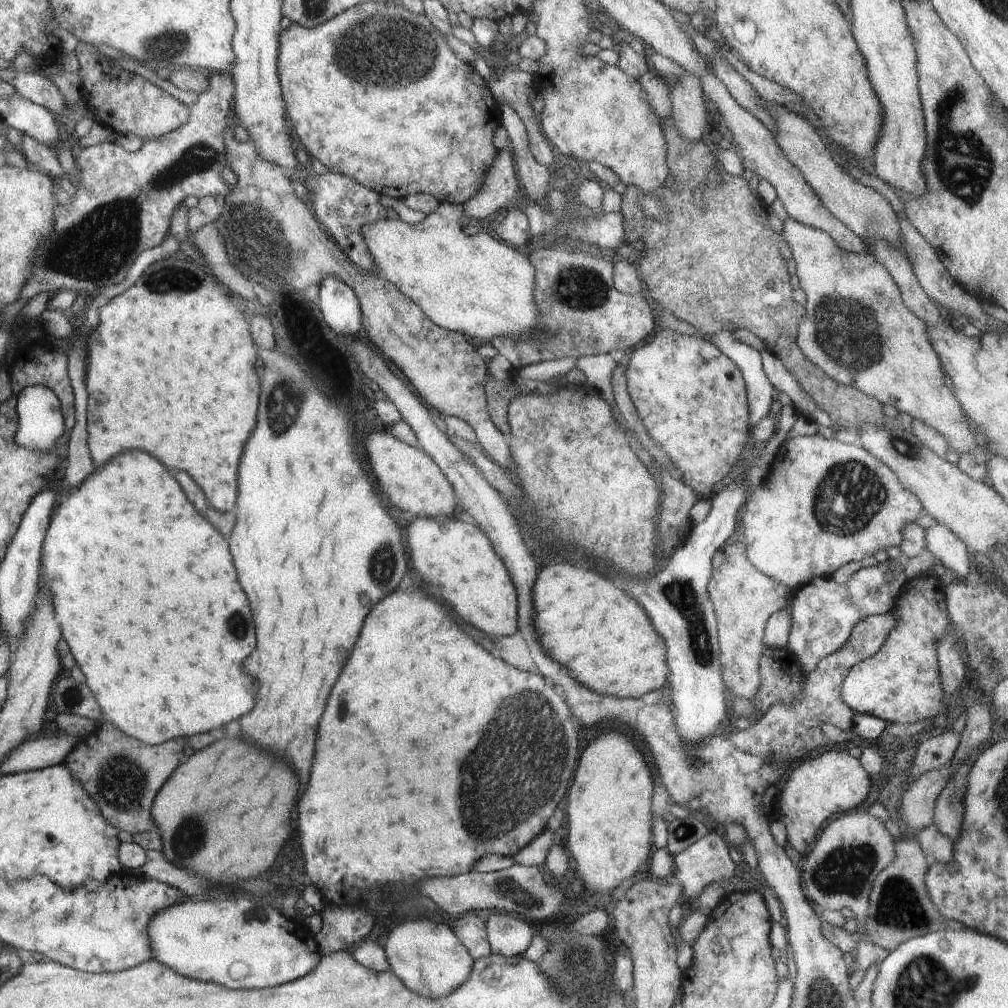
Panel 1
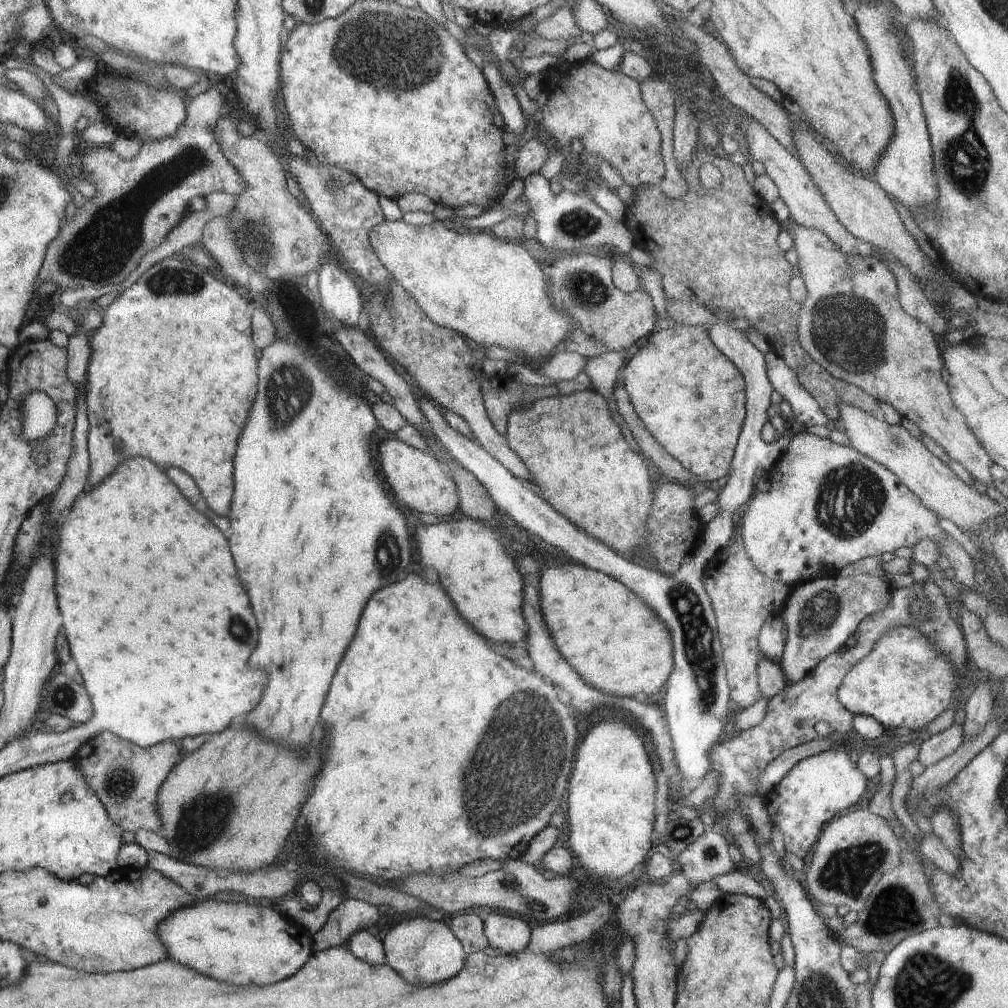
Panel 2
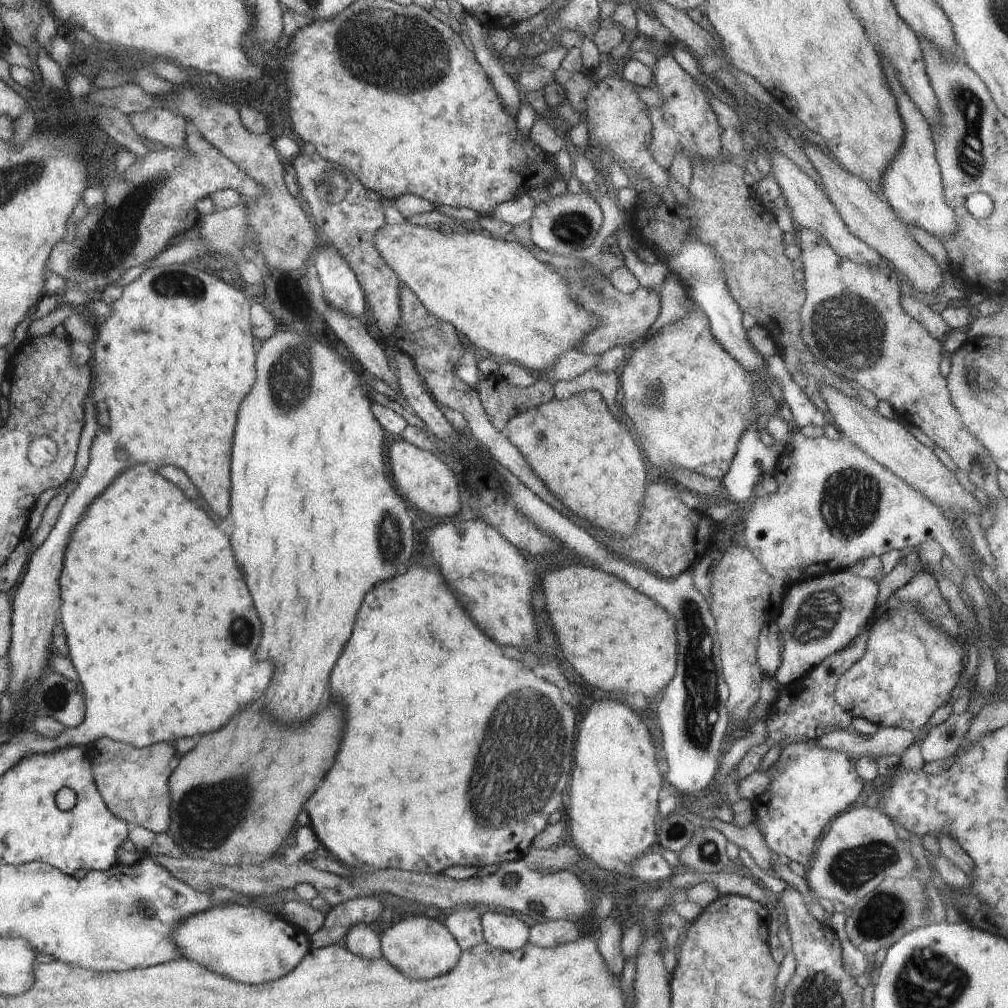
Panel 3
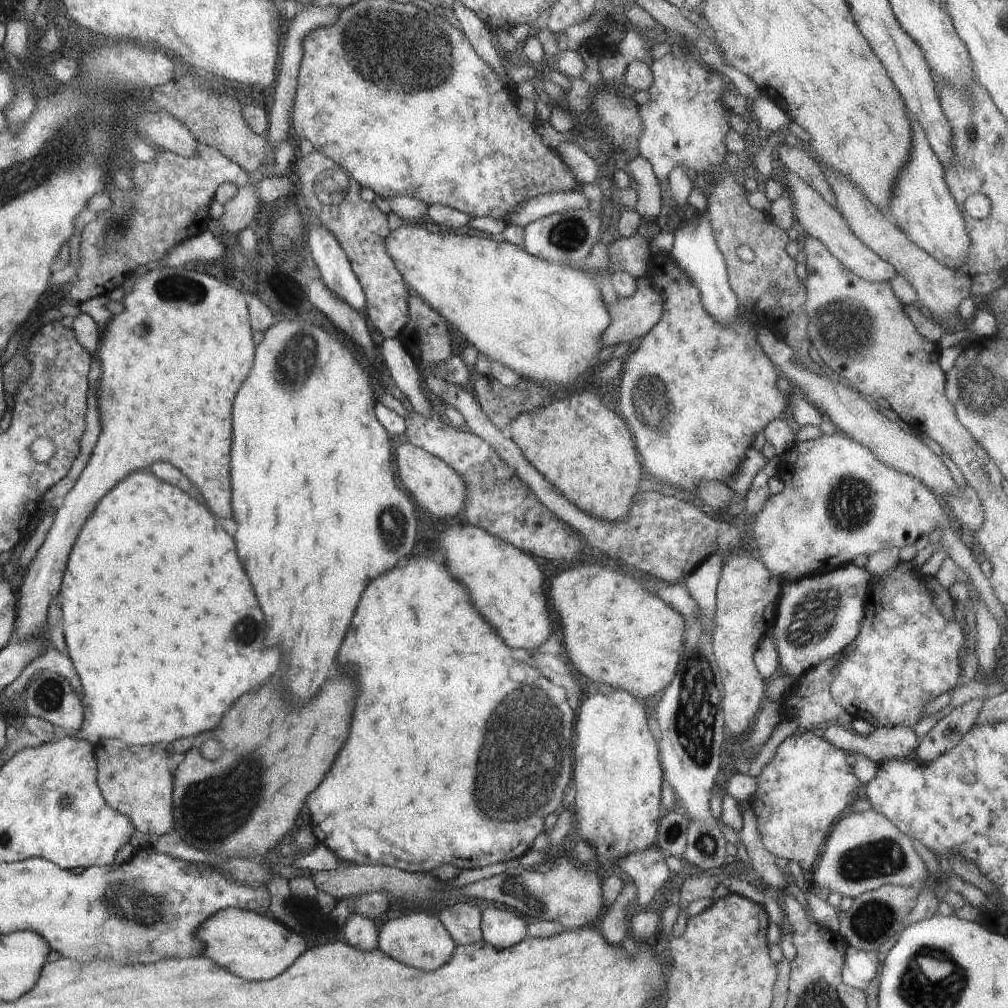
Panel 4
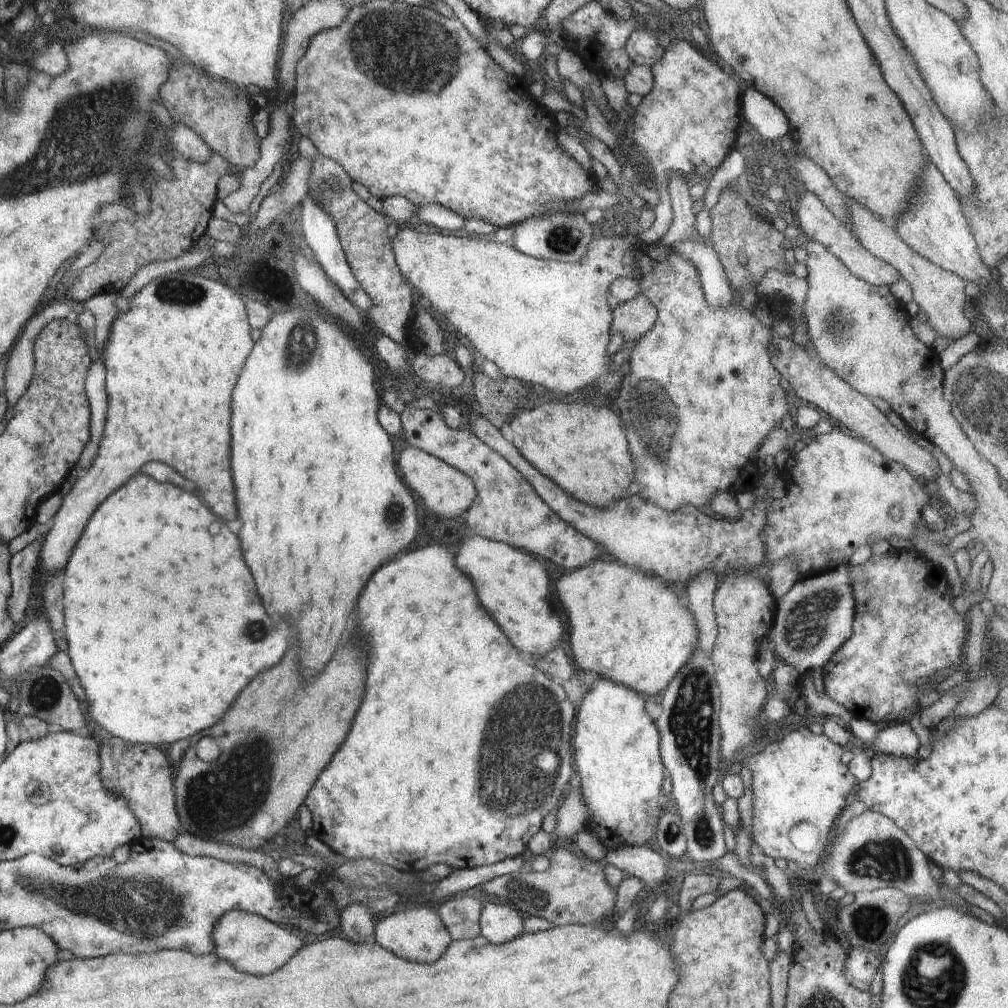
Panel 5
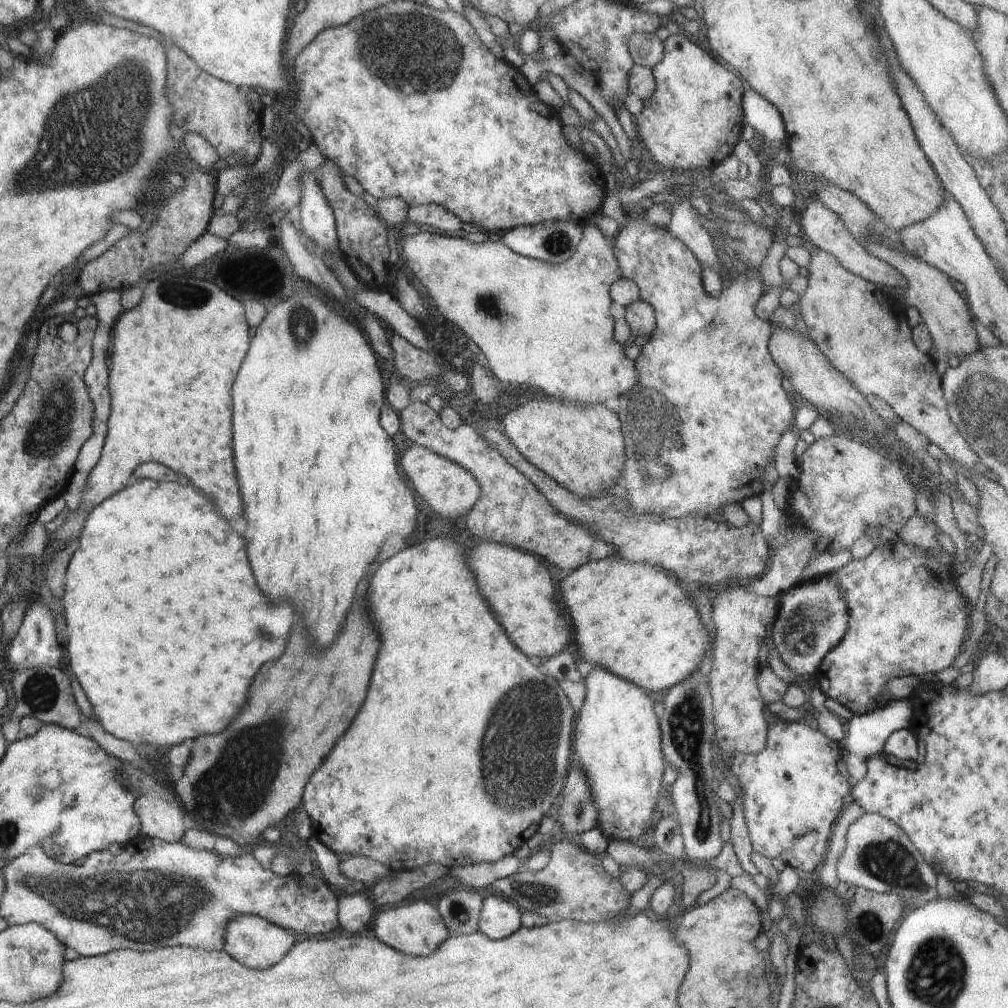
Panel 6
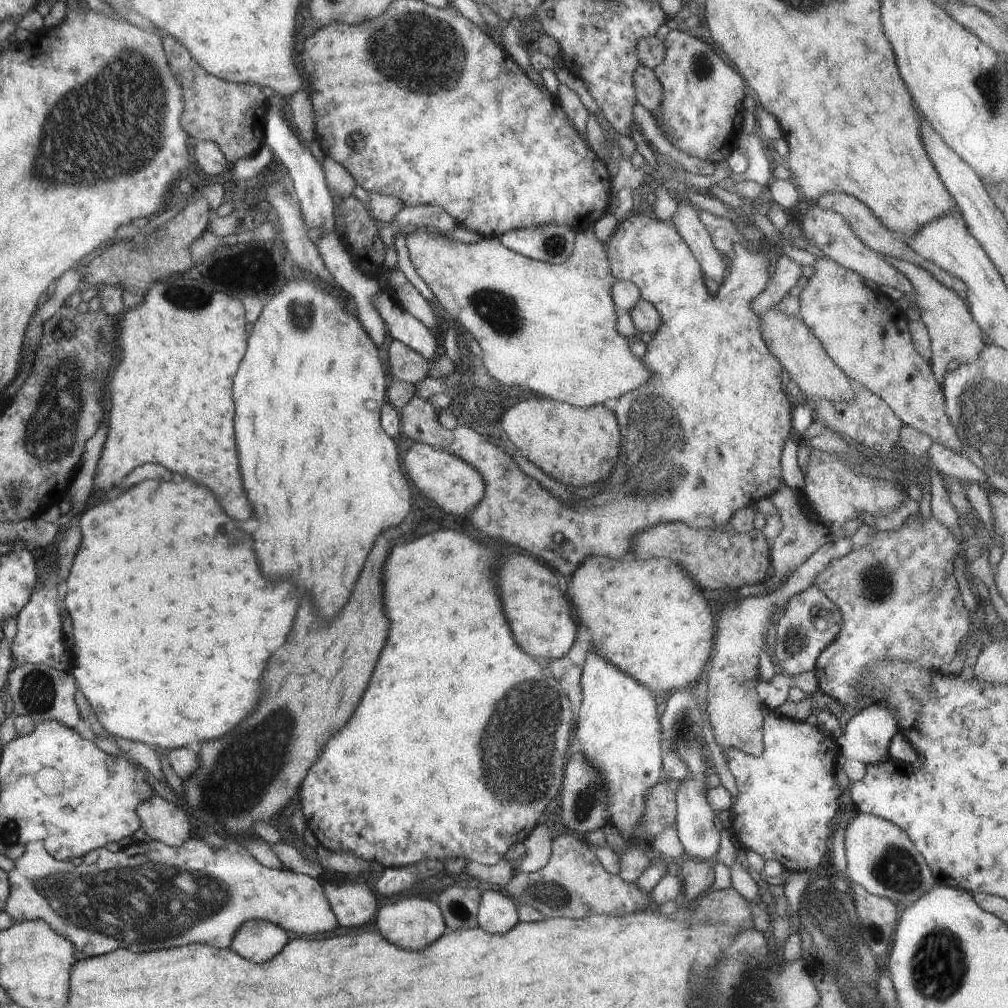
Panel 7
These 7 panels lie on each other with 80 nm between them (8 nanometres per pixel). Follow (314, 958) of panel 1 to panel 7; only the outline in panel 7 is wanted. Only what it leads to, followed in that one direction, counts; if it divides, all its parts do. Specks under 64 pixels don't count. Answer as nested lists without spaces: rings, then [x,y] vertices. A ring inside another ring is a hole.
[[[249,920],[236,929],[229,948],[246,960],[262,964],[280,954],[289,938],[288,931],[273,922]]]

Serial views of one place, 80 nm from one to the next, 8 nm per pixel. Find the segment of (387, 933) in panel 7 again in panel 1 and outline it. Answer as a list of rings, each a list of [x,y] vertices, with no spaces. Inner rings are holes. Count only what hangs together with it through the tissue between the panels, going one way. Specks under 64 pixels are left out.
[[[431,920],[404,922],[390,932],[384,950],[391,972],[420,996],[448,996],[472,974],[474,959],[446,924]]]

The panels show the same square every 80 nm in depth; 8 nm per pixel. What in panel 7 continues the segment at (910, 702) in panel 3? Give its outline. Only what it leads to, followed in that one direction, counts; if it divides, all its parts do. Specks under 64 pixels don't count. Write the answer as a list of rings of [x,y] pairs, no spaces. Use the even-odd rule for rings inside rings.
[[[920,514],[910,516],[898,531],[880,531],[874,534],[868,542],[858,550],[852,550],[847,555],[847,558],[841,558],[830,563],[830,566],[823,570],[816,578],[812,585],[818,585],[831,599],[832,602],[839,606],[842,613],[843,625],[835,638],[834,642],[824,649],[818,660],[816,661],[815,672],[817,685],[819,690],[827,694],[833,701],[839,702],[843,707],[858,704],[858,700],[863,698],[863,690],[861,689],[861,677],[863,673],[869,670],[869,667],[875,660],[882,659],[898,659],[914,663],[916,666],[924,667],[927,671],[938,671],[943,666],[947,666],[954,660],[957,653],[963,646],[966,639],[973,633],[973,624],[971,622],[971,613],[964,607],[960,589],[958,589],[958,580],[954,577],[954,561],[956,555],[960,554],[961,547],[959,546],[955,536],[938,522],[933,516],[923,519]]]

